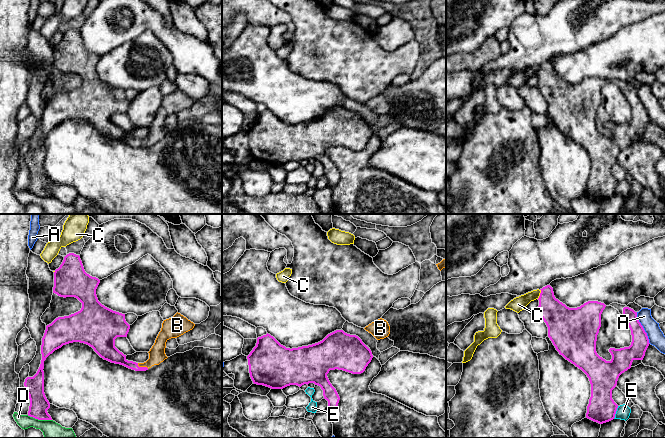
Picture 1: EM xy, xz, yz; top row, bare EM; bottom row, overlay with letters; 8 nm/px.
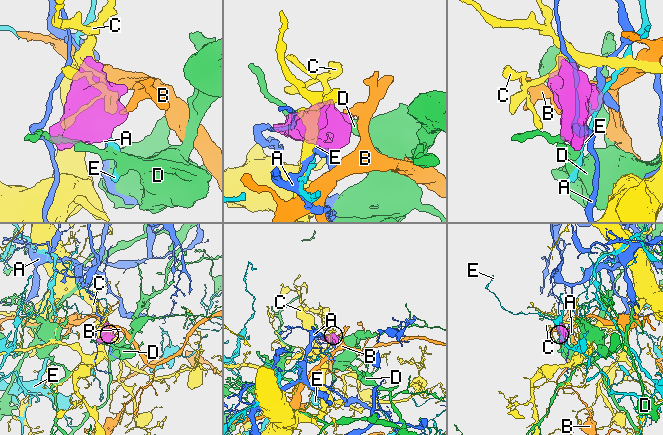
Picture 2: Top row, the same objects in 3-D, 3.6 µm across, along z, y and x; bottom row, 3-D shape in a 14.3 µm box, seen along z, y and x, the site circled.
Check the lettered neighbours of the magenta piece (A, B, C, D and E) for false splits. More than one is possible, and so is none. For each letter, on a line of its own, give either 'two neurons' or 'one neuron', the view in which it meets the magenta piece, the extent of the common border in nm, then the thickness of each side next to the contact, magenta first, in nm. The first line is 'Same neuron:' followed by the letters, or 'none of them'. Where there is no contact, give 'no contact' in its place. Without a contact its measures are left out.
Same neuron: B
A: two neurons | yz | 280 nm | 140/130 nm
B: one neuron | xy | 100 nm | 110/130 nm
C: two neurons | yz | 80 nm | 240/120 nm
D: two neurons | xy | 200 nm | 150/200 nm
E: two neurons | yz | 110 nm | 220/110 nm

